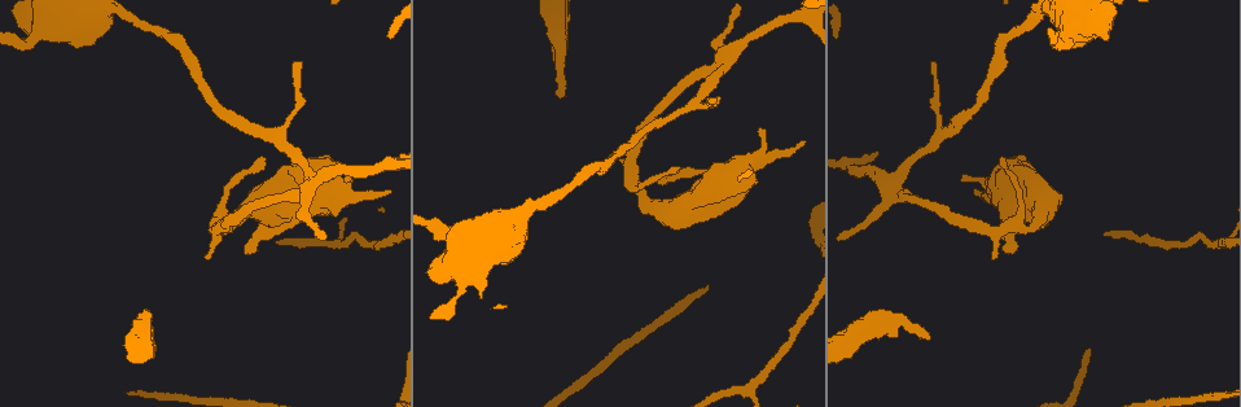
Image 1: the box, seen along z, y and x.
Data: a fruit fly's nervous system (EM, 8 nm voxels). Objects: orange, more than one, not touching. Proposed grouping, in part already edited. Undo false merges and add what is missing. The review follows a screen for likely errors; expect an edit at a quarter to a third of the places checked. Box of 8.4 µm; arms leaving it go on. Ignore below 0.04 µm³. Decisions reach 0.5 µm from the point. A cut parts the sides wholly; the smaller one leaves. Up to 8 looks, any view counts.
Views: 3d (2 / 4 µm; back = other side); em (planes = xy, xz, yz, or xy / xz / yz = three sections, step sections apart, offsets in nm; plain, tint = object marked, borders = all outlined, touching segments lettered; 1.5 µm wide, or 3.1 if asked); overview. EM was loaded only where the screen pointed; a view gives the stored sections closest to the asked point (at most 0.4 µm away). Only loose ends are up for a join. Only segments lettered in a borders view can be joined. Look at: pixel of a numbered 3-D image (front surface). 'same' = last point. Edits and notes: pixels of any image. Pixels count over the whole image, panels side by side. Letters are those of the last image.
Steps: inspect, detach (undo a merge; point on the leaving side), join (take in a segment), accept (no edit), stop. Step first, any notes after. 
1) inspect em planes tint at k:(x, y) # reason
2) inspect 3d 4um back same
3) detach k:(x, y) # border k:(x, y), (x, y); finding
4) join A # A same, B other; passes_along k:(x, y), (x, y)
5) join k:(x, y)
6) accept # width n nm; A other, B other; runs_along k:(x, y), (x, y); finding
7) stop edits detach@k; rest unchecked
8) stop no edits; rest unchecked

inspect 3d 2um back at 1:(559, 98) # long arm stops here

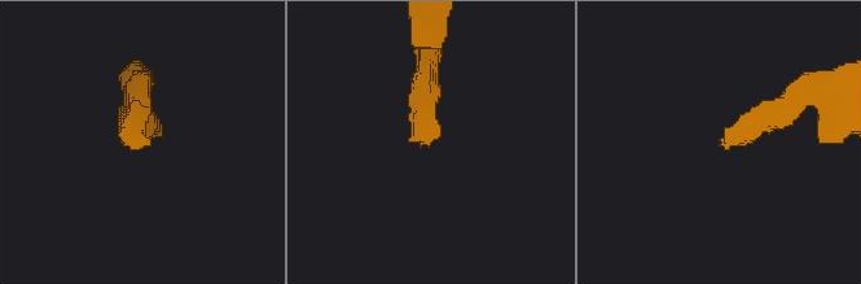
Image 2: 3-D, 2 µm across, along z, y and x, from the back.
inspect em xz step 8 tint at 2:(138, 147) # shape alone is not enough

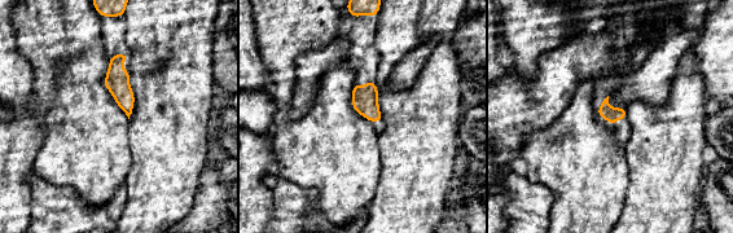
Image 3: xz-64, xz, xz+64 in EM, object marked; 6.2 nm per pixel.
inspect em planes borders same

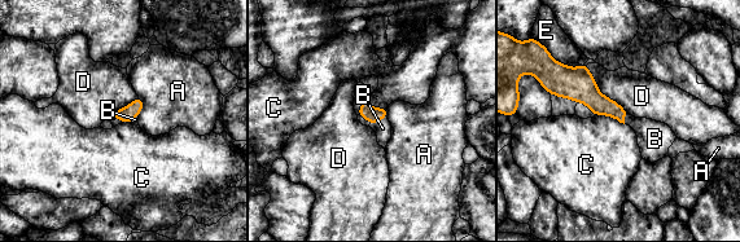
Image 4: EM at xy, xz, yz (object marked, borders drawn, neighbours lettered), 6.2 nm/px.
join B # longest_contact D 400 nm; A other, B same, C other, D other, E other; passes_along 4:(371, 114), (377, 120), (382, 128); it goes on there

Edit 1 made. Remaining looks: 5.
inspect em planes tint at 1:(265, 160) # thin end

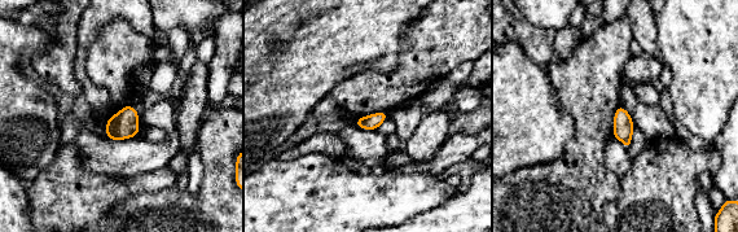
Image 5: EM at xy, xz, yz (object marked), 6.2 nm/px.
inspect em planes borders same

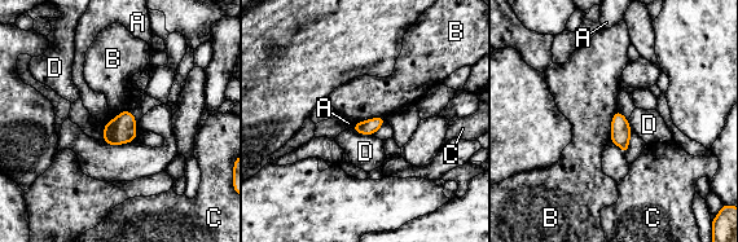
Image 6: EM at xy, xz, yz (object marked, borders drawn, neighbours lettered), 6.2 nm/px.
accept # width 100 nm; A other, B other, C other, D other; border 6:(616, 109), (611, 119), (609, 140); none of them fits

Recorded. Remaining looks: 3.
inspect em xz step 4 tint at 1:(1007, 253) # an open end

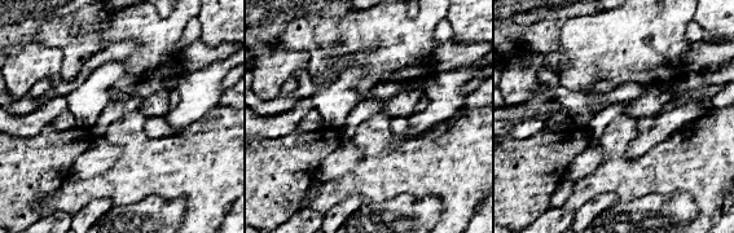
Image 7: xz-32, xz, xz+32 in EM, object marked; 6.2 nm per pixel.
inspect em planes borders same # cut it another way

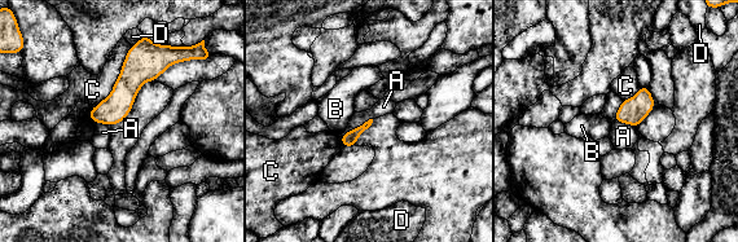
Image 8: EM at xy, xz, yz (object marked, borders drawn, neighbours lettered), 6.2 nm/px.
accept # A other, B other, C other, D other; runs_along 8:(166, 61), (152, 64), (92, 114); no lettered segment goes on from it

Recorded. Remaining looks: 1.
stop edits join@4; rest unchecked

